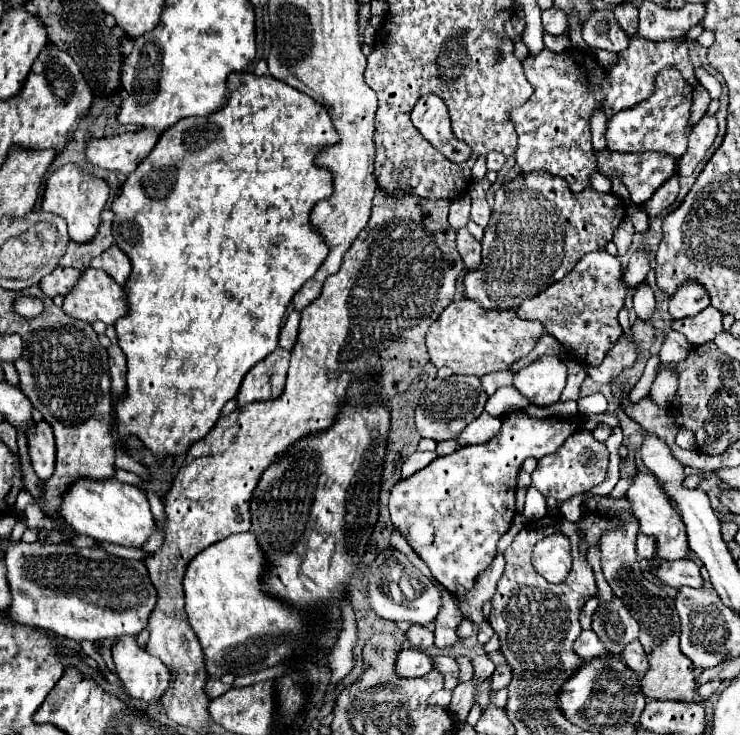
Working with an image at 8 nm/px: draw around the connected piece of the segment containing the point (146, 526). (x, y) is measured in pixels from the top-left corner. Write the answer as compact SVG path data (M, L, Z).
M116 477L106 481L76 481L64 495L60 515L72 525L72 529L76 529L76 533L122 547L140 549L156 531L156 521L152 517L148 497L138 487L120 483Z

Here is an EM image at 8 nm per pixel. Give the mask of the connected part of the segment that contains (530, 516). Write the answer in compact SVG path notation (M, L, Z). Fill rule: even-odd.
M534 487L528 489L526 493L526 505L524 505L524 517L528 521L536 521L540 517L544 517L548 513L548 505L546 505L546 499L542 497L542 493Z

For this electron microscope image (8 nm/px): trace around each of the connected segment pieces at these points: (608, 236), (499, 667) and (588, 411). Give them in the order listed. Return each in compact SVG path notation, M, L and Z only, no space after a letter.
M548 171L520 173L496 191L496 203L492 209L492 219L484 231L482 241L482 265L478 271L468 271L464 277L464 293L468 299L480 301L486 309L512 309L518 307L522 299L530 299L560 281L574 265L592 251L602 251L608 241L612 241L614 229L626 217L626 207L622 199L614 193L600 193L586 187L580 193L572 193L562 177L554 177Z
M498 651L496 653L488 653L488 659L492 659L494 665L496 665L496 669L492 673L492 681L490 681L490 691L496 691L496 689L506 687L508 681L512 679L512 673L510 673L508 663L504 661L502 653L498 653Z
M597 392L587 397L581 397L577 401L578 411L584 415L600 414L606 410L606 403L607 401L603 394Z

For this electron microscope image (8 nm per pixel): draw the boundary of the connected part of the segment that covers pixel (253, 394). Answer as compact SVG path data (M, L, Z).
M282 347L270 353L264 361L256 363L240 385L240 391L236 395L238 407L244 407L254 401L278 399L284 393L288 363L290 363L290 351Z

